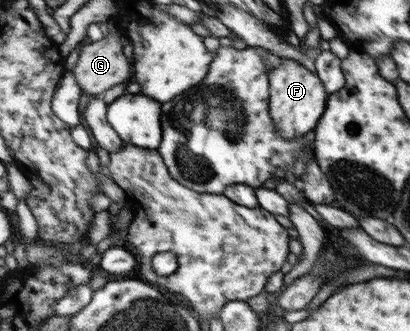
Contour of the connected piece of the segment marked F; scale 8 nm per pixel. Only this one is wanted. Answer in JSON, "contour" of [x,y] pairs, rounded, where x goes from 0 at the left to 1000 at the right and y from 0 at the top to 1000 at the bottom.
{"contour":[[[683,169],[680,178],[683,193],[656,221],[666,369],[673,372],[678,408],[685,414],[732,420],[751,408],[756,396],[768,396],[773,366],[790,341],[798,281],[788,275],[773,224],[749,208],[732,184]]]}

